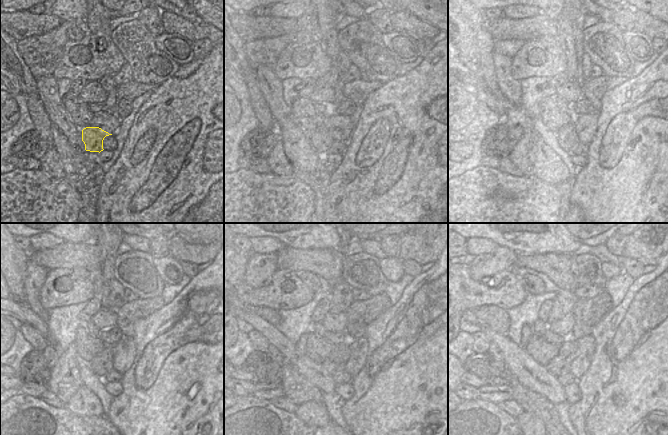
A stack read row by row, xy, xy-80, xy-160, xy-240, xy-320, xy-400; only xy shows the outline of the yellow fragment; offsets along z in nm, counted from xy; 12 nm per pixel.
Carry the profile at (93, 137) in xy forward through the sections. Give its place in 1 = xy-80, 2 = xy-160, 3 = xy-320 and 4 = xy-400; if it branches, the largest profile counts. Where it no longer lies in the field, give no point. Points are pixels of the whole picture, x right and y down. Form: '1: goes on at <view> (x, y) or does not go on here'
1: goes on at xy-80 (320, 138)
2: goes on at xy-160 (552, 138)
3: goes on at xy-320 (334, 364)
4: goes on at xy-400 (568, 351)

